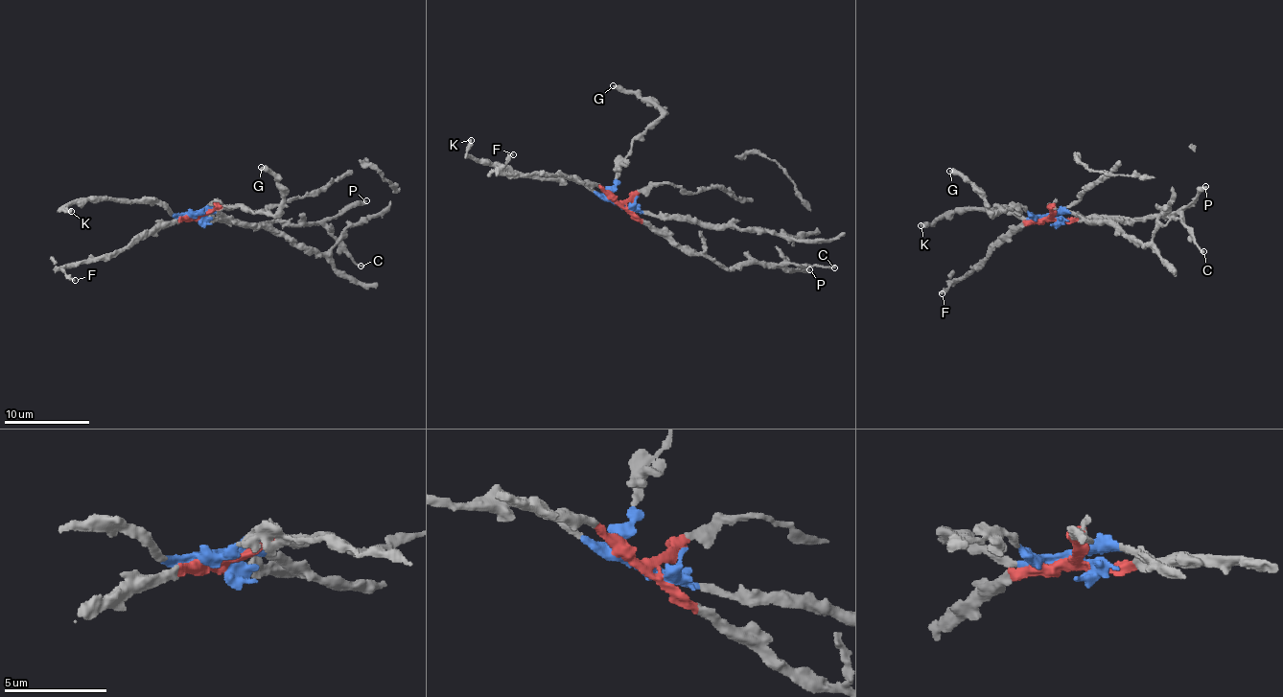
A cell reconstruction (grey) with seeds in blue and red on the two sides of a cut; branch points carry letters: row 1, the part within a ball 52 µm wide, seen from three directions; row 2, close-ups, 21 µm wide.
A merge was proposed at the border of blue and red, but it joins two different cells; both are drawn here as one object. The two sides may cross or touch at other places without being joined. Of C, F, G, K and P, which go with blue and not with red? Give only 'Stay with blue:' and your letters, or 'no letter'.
Stay with blue: G, K

